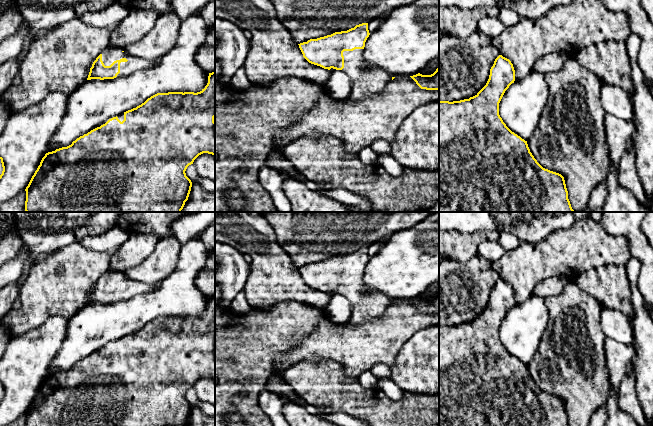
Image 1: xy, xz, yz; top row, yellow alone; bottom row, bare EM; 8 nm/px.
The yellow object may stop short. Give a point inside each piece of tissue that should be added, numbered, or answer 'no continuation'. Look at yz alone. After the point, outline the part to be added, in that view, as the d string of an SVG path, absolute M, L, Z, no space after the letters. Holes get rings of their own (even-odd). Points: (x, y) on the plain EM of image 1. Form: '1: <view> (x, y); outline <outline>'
no continuation

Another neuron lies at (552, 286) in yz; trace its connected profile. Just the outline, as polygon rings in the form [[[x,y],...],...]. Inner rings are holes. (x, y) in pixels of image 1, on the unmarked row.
[[[562,276],[549,277],[538,283],[533,294],[542,298],[556,296],[562,292],[570,280]]]

